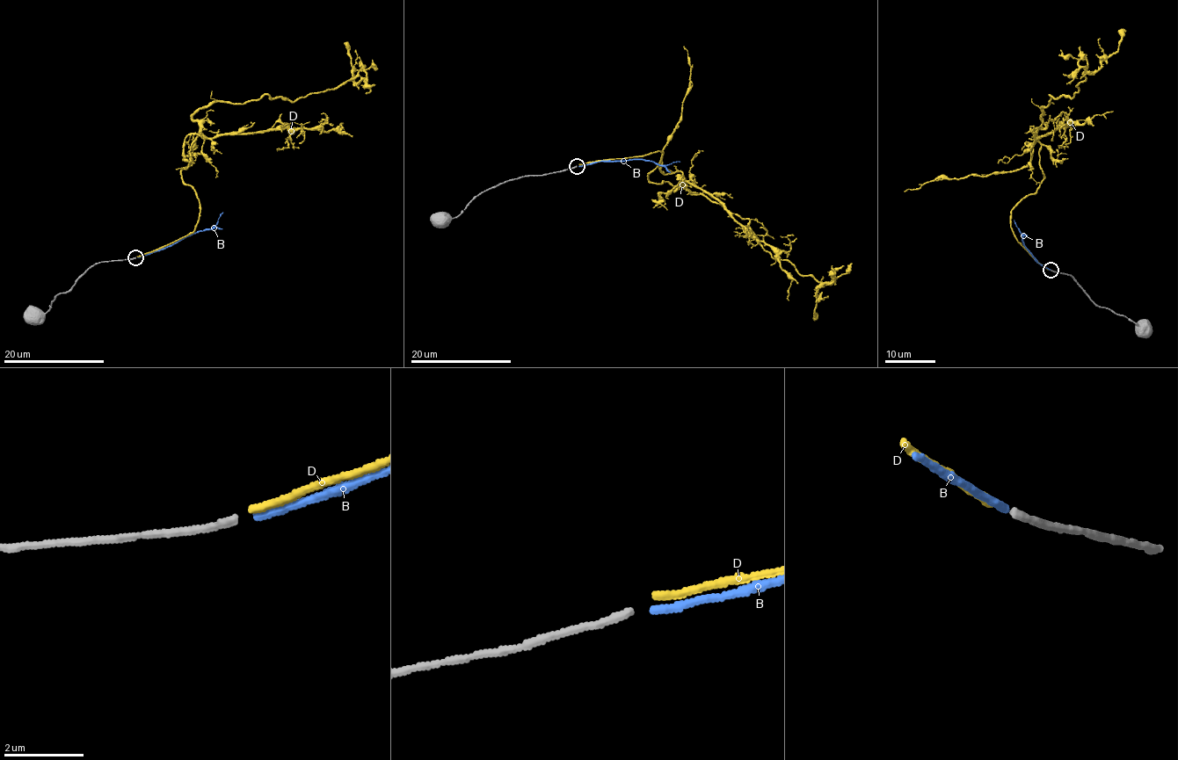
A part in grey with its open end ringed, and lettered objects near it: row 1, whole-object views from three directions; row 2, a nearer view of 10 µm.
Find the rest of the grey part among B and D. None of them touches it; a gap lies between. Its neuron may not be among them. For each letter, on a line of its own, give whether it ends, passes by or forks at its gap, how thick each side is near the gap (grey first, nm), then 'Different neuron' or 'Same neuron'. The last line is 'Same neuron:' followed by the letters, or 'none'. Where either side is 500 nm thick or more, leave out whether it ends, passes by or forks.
B: It ends there. Thickness 180 nm (grey) against 200 nm. Same neuron
D: It ends there. Thickness 180 nm (grey) against 190 nm. Different neuron
Same neuron: B

